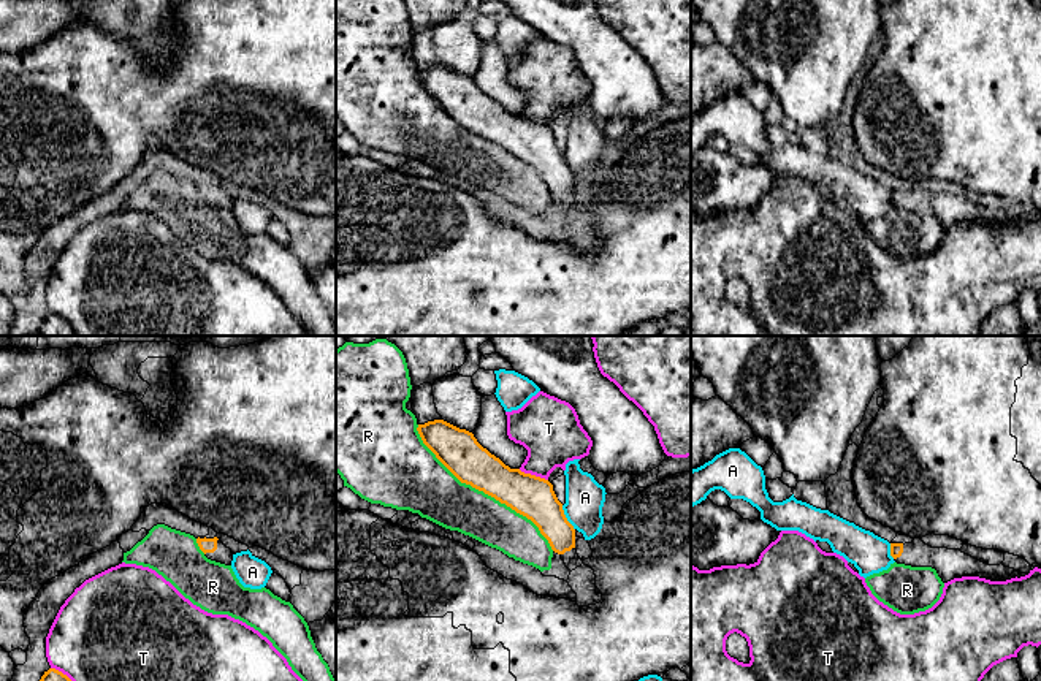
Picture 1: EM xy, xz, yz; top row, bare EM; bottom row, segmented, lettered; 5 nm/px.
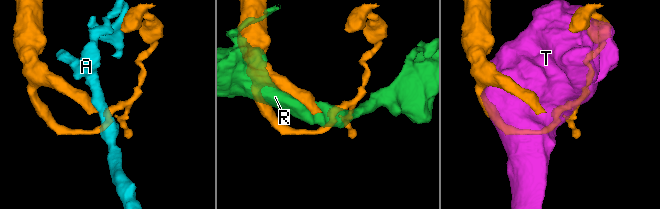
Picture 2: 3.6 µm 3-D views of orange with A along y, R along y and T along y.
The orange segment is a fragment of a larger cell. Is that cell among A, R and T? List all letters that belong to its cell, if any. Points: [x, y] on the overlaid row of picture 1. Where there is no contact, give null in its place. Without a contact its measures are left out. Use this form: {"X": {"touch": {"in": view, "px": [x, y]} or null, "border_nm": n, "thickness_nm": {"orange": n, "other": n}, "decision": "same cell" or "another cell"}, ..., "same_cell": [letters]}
{"A": {"touch": {"in": "xz", "px": [566, 518]}, "border_nm": 140, "thickness_nm": {"orange": 220, "other": 200}, "decision": "another cell"}, "R": {"touch": {"in": "xz", "px": [482, 490]}, "border_nm": 950, "thickness_nm": {"orange": 220, "other": 280}, "decision": "another cell"}, "T": {"touch": {"in": "xz", "px": [533, 475]}, "border_nm": 160, "thickness_nm": {"orange": 220, "other": 300}, "decision": "another cell"}, "same_cell": []}

